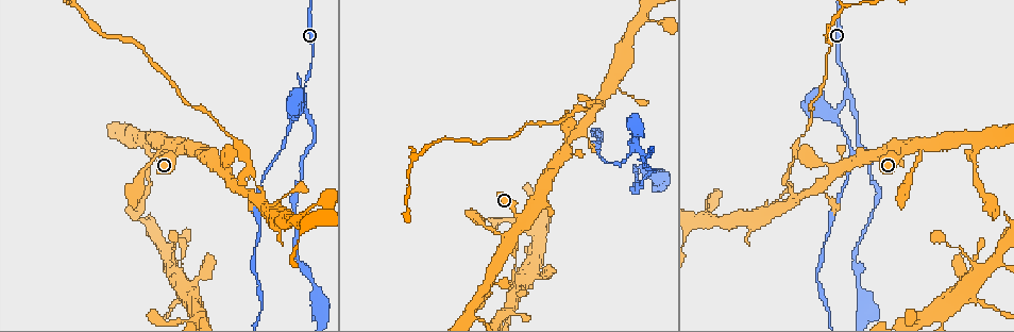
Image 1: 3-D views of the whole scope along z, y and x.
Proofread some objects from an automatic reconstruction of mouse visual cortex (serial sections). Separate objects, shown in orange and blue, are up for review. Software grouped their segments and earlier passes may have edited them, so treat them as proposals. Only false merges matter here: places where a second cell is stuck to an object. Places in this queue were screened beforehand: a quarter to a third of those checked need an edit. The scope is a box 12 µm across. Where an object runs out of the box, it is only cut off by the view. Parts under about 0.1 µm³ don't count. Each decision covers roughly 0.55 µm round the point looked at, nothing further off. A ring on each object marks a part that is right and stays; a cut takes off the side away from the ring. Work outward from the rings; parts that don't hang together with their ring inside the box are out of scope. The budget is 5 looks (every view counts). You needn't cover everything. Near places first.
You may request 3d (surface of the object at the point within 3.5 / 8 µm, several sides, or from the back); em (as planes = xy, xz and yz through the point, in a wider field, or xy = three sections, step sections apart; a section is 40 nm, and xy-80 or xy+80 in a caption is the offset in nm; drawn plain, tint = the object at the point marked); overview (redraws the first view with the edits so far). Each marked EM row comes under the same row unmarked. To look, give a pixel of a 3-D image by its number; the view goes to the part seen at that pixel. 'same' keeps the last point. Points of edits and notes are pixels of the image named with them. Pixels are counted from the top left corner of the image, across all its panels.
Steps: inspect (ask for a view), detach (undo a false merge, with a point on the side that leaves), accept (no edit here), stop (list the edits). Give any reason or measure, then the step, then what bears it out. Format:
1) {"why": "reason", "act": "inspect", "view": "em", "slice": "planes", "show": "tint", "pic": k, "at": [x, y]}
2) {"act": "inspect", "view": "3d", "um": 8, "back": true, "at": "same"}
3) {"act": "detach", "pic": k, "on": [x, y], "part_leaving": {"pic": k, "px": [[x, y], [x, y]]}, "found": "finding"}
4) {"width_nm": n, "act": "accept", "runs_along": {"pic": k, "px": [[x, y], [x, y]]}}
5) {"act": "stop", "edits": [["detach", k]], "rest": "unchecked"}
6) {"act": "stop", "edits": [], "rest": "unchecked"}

{"why": "thick turns thin", "act": "inspect", "view": "3d", "um": 8, "pic": 1, "at": [493, 230]}

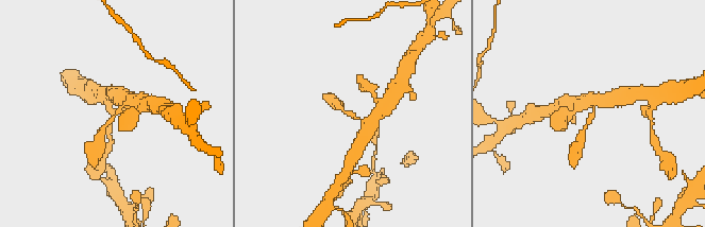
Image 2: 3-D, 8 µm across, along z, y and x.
{"act": "inspect", "view": "3d", "um": 3.5, "pic": 2, "at": [113, 115]}

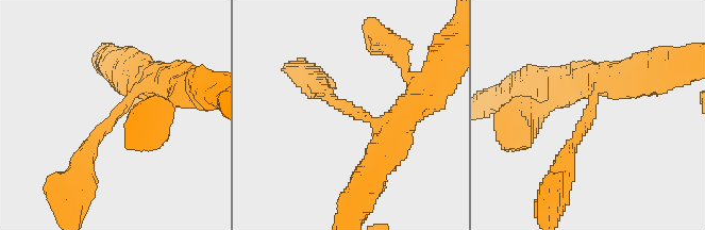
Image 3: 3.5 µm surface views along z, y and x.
{"act": "accept", "runs_along": {"pic": 3, "px": [[161, 79], [118, 109], [80, 170]]}, "found": "all the same cell"}

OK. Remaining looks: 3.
{"why": "narrows sharply", "act": "inspect", "view": "3d", "um": 8, "pic": 1, "at": [592, 101]}

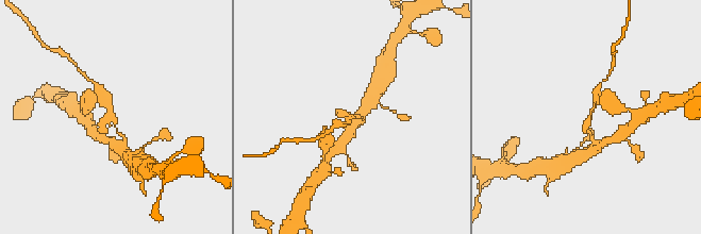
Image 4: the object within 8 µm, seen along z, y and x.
{"act": "inspect", "view": "3d", "um": 3.5, "back": true, "pic": 4, "at": [353, 114]}

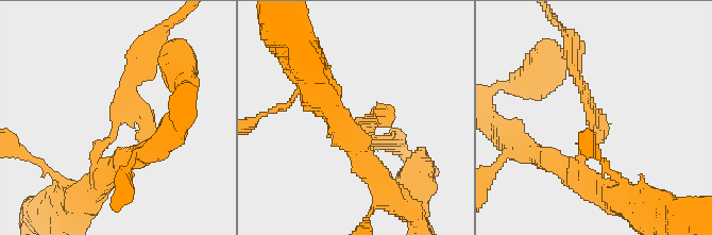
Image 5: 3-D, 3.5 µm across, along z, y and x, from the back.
{"arm_widths_nm": [150, 200], "act": "inspect", "view": "em", "slice": "planes", "show": "tint", "pic": 5, "at": [357, 121]}

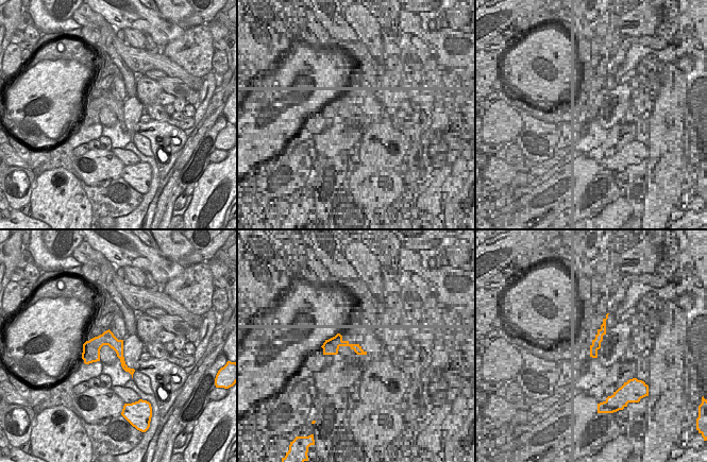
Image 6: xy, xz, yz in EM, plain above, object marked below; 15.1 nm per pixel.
{"act": "detach", "pic": 5, "on": [143, 105], "part_leaving": {"pic": 5, "px": [[114, 126], [137, 60], [156, 37]]}, "found": "two cells meet here"}

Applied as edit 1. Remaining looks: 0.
{"act": "stop", "edits": [["detach", 5]], "rest": "unchecked"}

